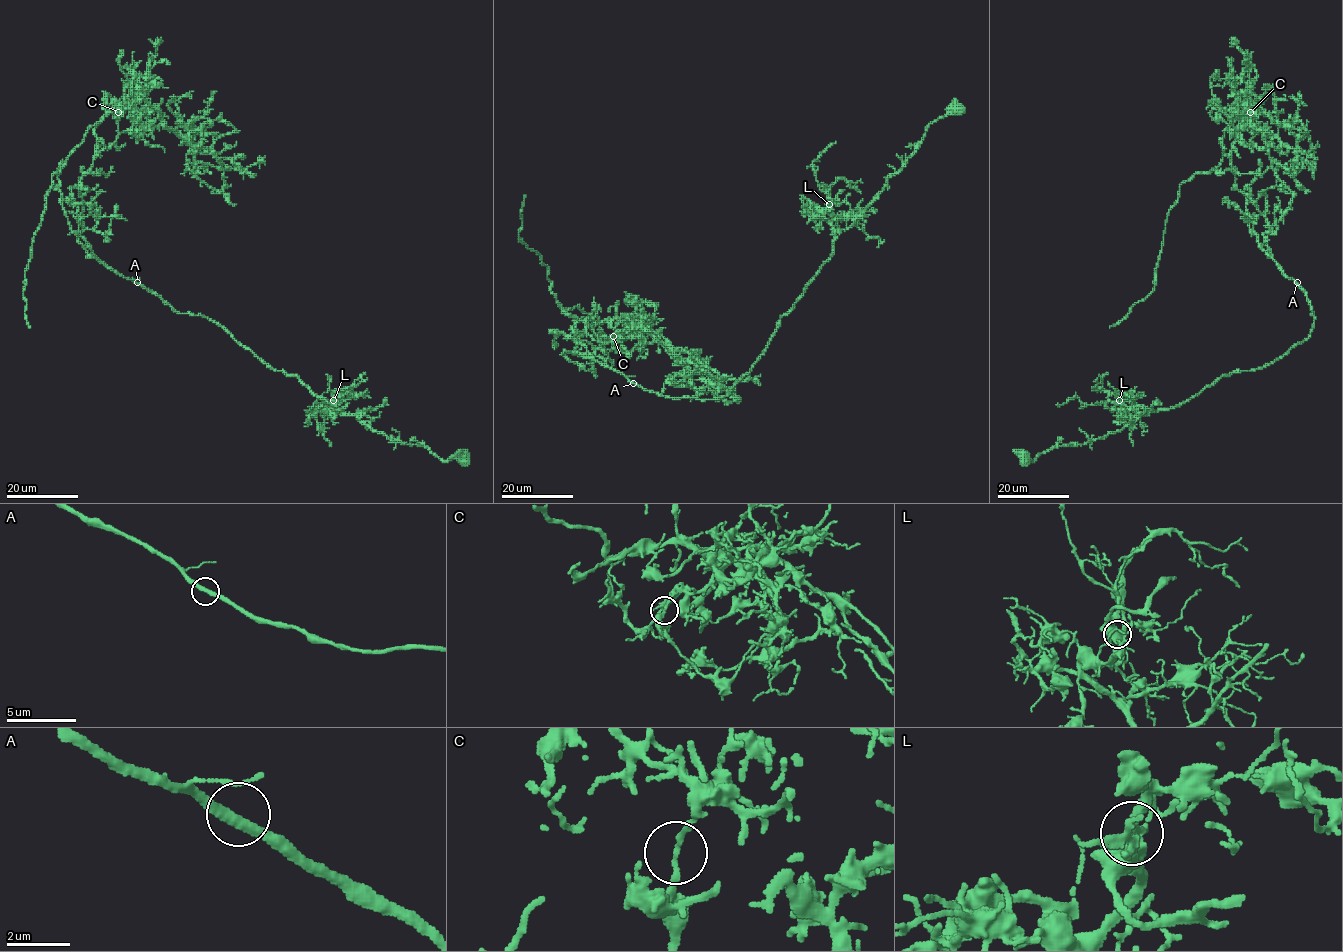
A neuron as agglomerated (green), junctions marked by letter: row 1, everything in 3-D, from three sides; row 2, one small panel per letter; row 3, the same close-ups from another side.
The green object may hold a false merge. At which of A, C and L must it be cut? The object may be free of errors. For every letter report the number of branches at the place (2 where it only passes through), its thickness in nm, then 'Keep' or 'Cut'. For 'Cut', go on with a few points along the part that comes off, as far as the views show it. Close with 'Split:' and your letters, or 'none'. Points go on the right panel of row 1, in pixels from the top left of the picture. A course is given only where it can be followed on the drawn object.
A: Branches: 2. Thickness 340 nm. Keep
C: Branches: 2. Thickness 140 nm. Cut. Course of the part to remove: (1251, 111), (1234, 105), (1237, 115), (1225, 130), (1220, 163), (1180, 186), (1168, 213), (1153, 290), (1109, 327)
L: Branches: 2. Thickness 400 nm. Keep
Split: C

